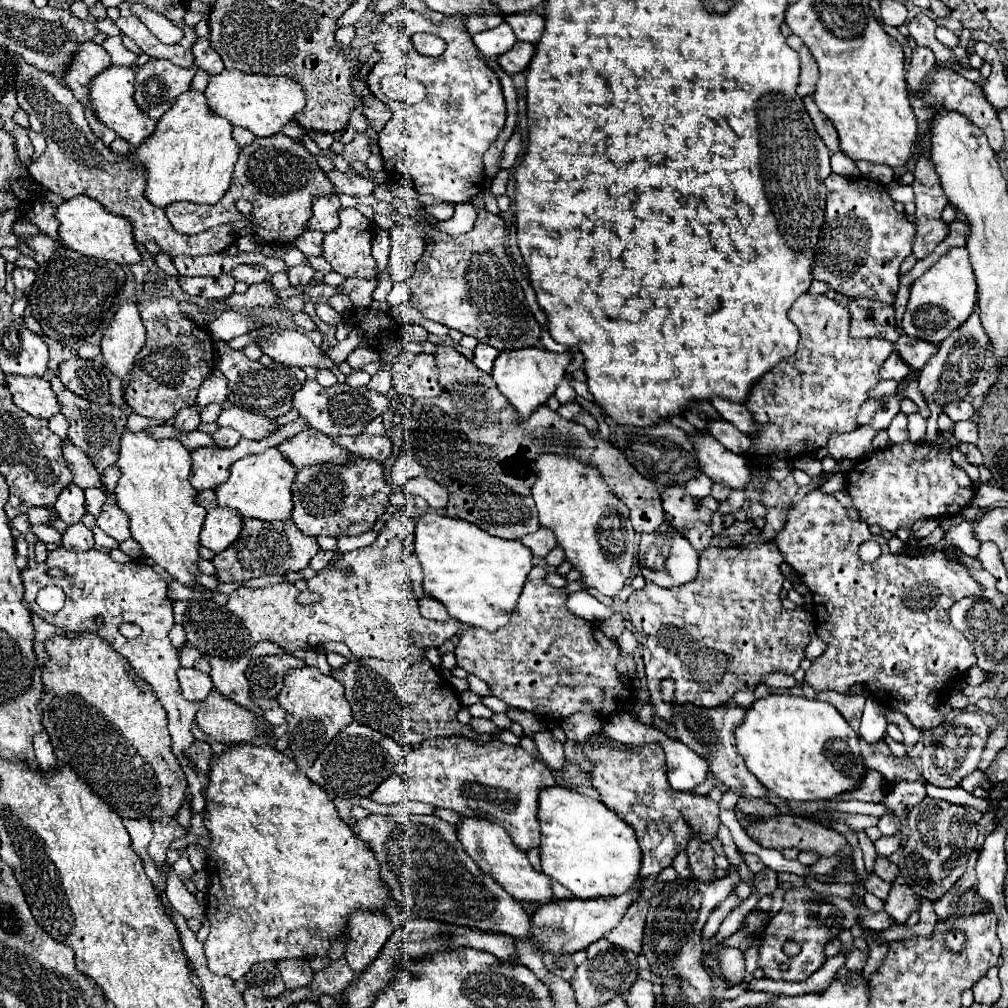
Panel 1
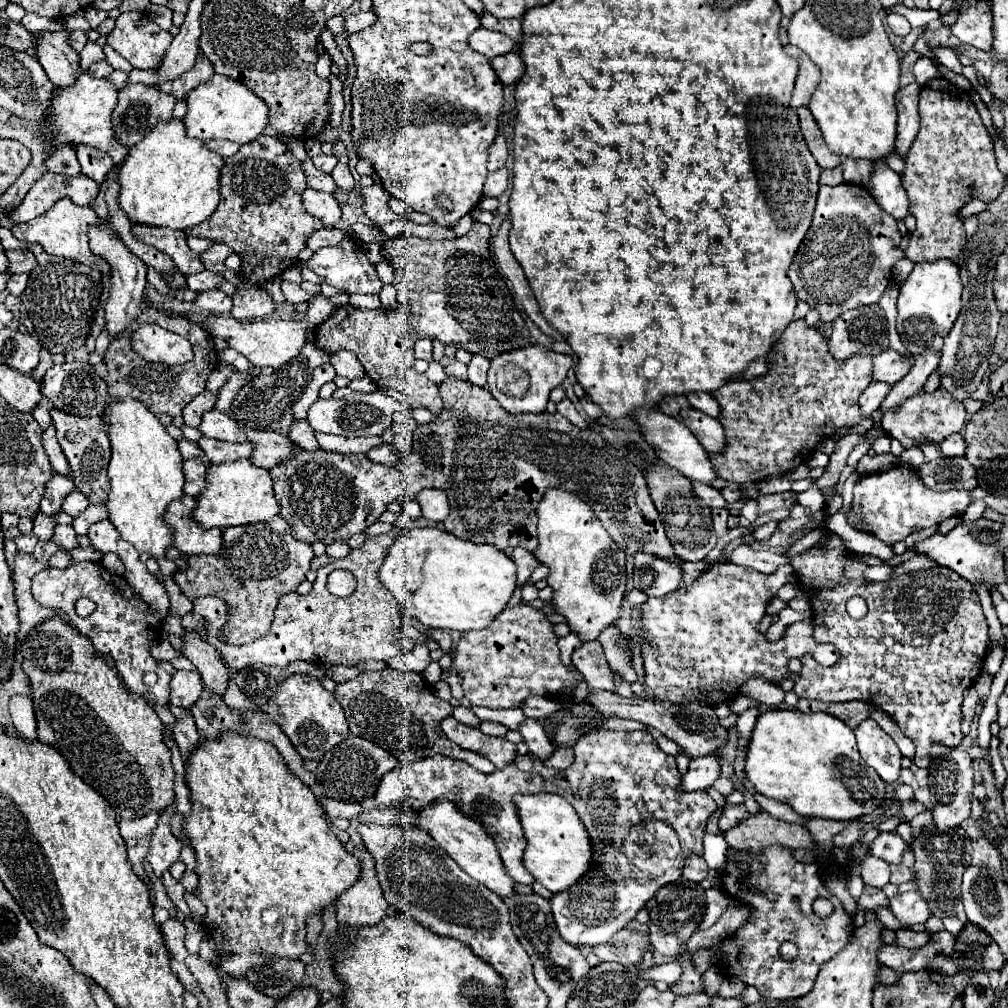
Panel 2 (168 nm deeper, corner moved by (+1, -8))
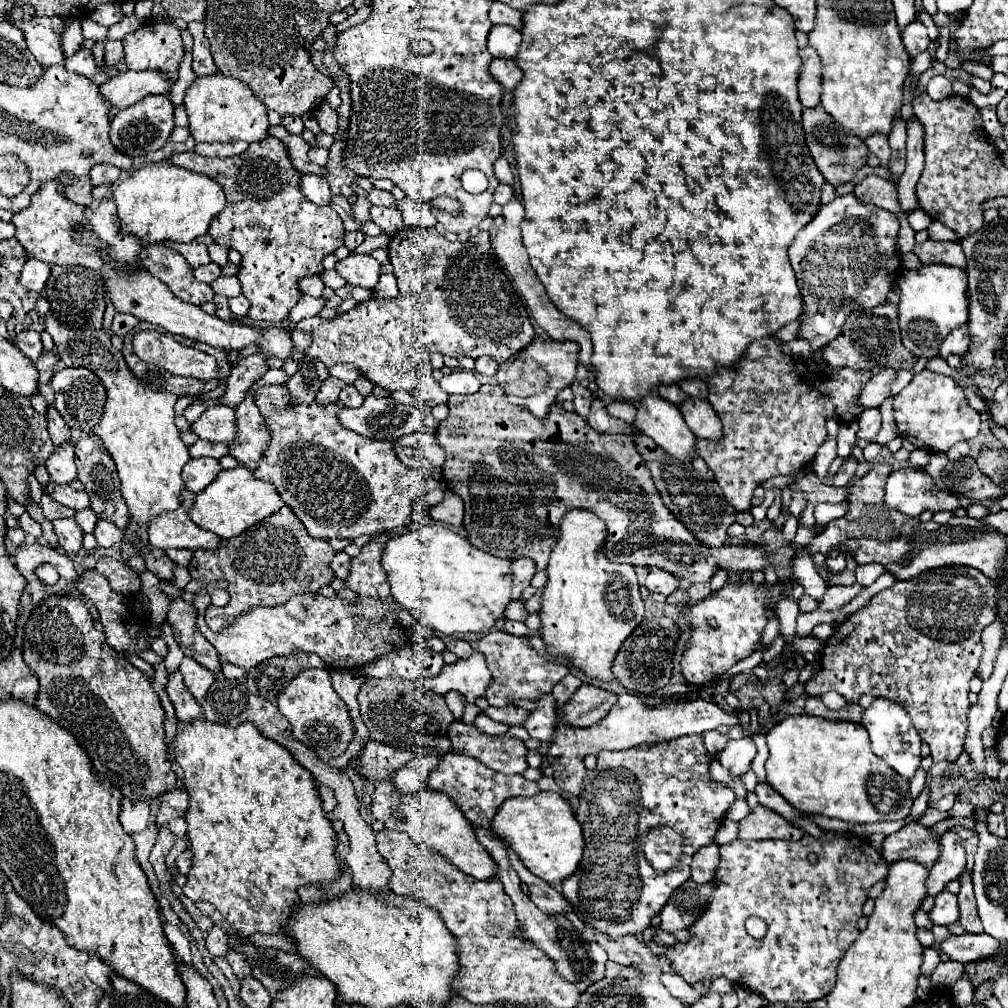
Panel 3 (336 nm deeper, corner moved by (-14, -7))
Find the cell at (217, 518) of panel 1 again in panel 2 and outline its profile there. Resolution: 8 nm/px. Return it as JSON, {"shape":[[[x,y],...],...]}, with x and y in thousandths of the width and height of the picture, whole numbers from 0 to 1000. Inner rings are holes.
{"shape":[[[182,492],[168,500],[164,510],[166,520],[174,524],[174,542],[182,550],[215,550],[221,540],[219,524],[201,524],[191,516],[195,504],[193,492]]]}

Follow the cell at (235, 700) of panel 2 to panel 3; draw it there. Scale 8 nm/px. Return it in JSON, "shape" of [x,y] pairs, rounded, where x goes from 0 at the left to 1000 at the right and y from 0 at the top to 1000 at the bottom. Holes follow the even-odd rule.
{"shape":[[[220,656],[220,670],[222,670],[224,674],[238,674],[238,676],[242,676],[244,666],[238,664],[238,662],[234,662],[234,660],[230,660],[230,658]]]}

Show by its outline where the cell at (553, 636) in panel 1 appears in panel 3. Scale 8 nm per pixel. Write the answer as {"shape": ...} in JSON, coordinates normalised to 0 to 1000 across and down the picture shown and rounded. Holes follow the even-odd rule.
{"shape":[[[486,626],[482,628],[476,638],[474,646],[480,648],[484,656],[484,664],[488,666],[488,682],[482,686],[482,693],[490,701],[500,701],[506,699],[508,693],[534,693],[540,688],[546,688],[548,682],[565,668],[563,662],[552,656],[540,656],[538,652],[532,650],[532,646],[526,642],[522,632],[512,632],[502,626]]]}

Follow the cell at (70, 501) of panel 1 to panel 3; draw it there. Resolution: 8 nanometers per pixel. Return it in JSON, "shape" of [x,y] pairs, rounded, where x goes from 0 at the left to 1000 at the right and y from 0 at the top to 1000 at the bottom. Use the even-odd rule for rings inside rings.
{"shape":[[[65,438],[54,445],[54,449],[46,457],[50,475],[54,479],[67,479],[75,475],[75,461],[73,461],[73,439]]]}

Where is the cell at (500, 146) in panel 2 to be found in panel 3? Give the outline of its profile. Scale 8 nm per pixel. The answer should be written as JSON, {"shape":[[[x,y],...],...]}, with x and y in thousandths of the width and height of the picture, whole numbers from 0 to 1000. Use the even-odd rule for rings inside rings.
{"shape":[[[496,156],[492,162],[490,162],[490,172],[492,172],[492,178],[496,180],[496,182],[502,182],[502,184],[508,184],[508,166],[506,166],[506,162],[500,158],[500,156]]]}

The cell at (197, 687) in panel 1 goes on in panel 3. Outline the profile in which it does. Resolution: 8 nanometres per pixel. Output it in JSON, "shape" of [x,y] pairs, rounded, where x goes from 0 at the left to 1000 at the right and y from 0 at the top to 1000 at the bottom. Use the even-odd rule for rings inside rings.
{"shape":[[[183,652],[181,658],[179,658],[179,668],[181,668],[181,672],[183,672],[185,684],[194,691],[196,697],[200,697],[206,682],[212,678],[210,666],[206,666],[204,662],[200,662],[200,660],[198,660],[196,656],[192,656],[190,652]]]}

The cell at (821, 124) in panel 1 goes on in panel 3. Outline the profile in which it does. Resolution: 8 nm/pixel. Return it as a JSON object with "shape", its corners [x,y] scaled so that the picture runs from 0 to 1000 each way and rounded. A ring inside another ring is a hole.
{"shape":[[[808,106],[808,108],[798,108],[796,110],[796,126],[798,126],[798,134],[800,134],[800,144],[804,148],[804,154],[812,166],[812,170],[815,172],[817,180],[831,186],[837,182],[843,182],[849,174],[849,170],[853,166],[859,164],[861,158],[861,146],[857,146],[857,140],[849,138],[847,134],[837,132],[829,120],[815,108],[815,106]]]}

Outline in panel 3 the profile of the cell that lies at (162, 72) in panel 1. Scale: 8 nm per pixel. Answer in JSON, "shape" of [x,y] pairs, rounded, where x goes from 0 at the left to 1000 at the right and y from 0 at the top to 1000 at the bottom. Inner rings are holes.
{"shape":[[[147,94],[139,102],[117,110],[109,120],[109,140],[119,150],[129,156],[145,156],[163,146],[173,128],[173,104],[167,94]]]}

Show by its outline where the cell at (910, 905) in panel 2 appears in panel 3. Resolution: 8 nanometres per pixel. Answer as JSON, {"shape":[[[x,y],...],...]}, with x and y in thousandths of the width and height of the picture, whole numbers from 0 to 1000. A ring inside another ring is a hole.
{"shape":[[[937,884],[937,888],[931,888],[929,890],[929,898],[923,906],[923,912],[929,916],[929,918],[944,918],[948,916],[952,910],[952,902],[950,902],[950,890]]]}

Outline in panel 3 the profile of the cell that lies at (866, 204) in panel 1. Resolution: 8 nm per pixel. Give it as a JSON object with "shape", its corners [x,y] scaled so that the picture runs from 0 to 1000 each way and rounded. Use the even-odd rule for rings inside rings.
{"shape":[[[843,191],[815,203],[810,215],[788,235],[782,251],[798,299],[792,336],[804,338],[806,348],[829,336],[837,314],[847,307],[871,305],[879,299],[879,291],[895,269],[889,251],[891,227],[893,219],[887,211],[869,203],[855,203]]]}

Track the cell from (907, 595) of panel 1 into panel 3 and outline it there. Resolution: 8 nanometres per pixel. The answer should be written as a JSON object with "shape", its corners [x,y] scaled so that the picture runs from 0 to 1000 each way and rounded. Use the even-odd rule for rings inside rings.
{"shape":[[[942,561],[942,563],[931,563],[931,564],[925,564],[925,566],[917,566],[915,570],[911,572],[905,572],[903,576],[891,576],[887,578],[885,582],[873,586],[871,590],[865,592],[863,600],[849,606],[845,612],[841,612],[835,620],[831,620],[827,624],[827,630],[819,636],[817,640],[817,650],[813,654],[813,666],[800,678],[800,688],[802,689],[808,689],[808,691],[813,691],[821,686],[829,686],[833,688],[839,697],[849,697],[855,689],[867,689],[867,691],[879,691],[879,693],[885,693],[887,697],[893,697],[893,701],[897,701],[907,717],[907,721],[911,723],[913,731],[923,739],[923,749],[927,753],[927,757],[933,757],[933,755],[948,755],[954,747],[954,733],[958,729],[958,723],[960,723],[960,705],[962,705],[962,693],[960,693],[960,678],[962,674],[968,670],[968,664],[970,664],[970,658],[972,658],[972,650],[974,650],[974,638],[972,638],[972,628],[976,626],[976,622],[980,622],[982,618],[986,618],[986,612],[988,610],[988,580],[984,574],[980,574],[974,566],[966,564],[966,563],[952,563],[952,561]]]}

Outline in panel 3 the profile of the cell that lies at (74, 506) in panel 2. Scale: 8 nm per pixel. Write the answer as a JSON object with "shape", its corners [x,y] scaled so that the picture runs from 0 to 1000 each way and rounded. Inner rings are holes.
{"shape":[[[71,477],[71,479],[65,479],[65,481],[56,481],[56,479],[48,479],[44,483],[46,491],[50,491],[56,499],[63,501],[63,503],[69,503],[73,507],[79,507],[79,505],[85,505],[89,501],[89,495],[87,495],[87,489],[83,487],[83,481],[79,477]]]}

